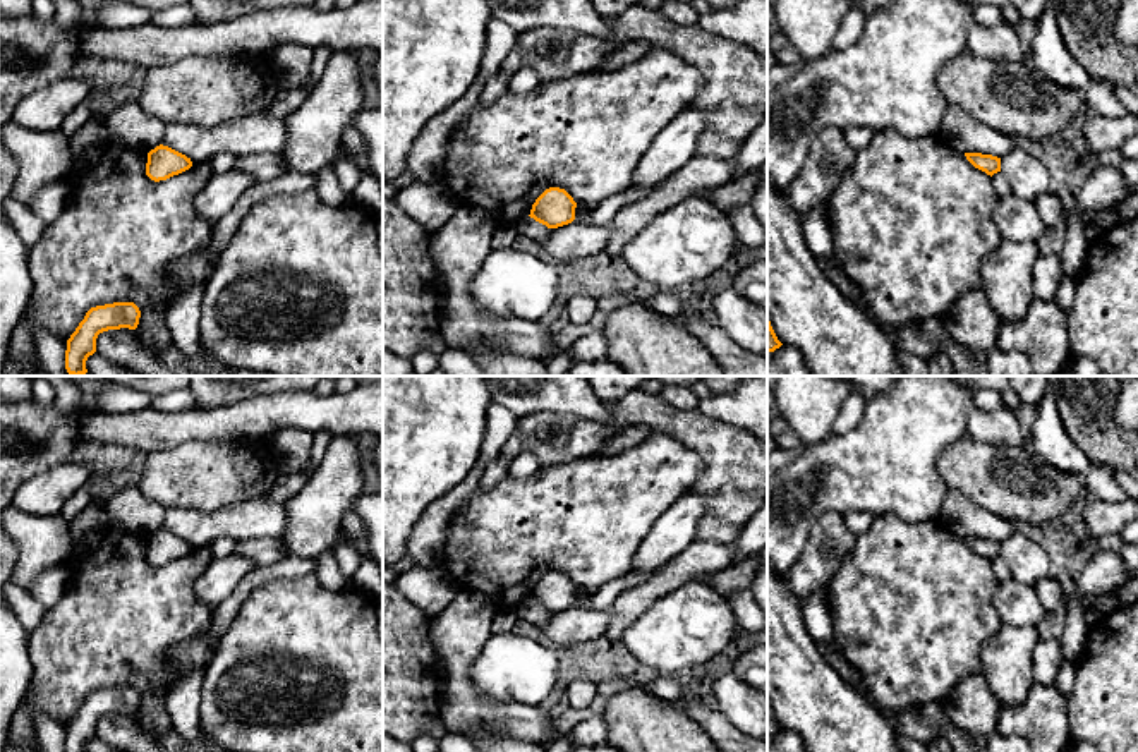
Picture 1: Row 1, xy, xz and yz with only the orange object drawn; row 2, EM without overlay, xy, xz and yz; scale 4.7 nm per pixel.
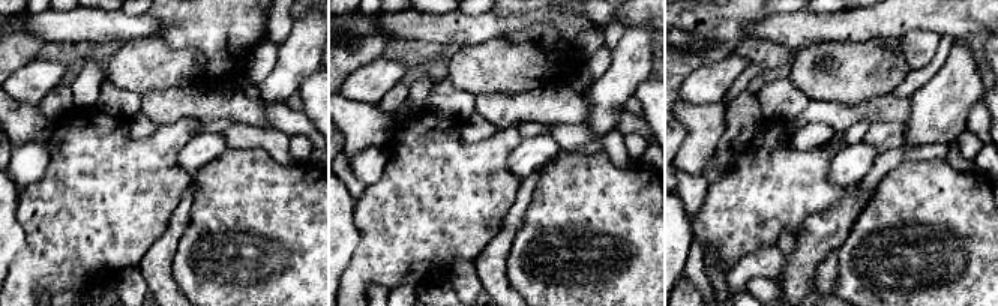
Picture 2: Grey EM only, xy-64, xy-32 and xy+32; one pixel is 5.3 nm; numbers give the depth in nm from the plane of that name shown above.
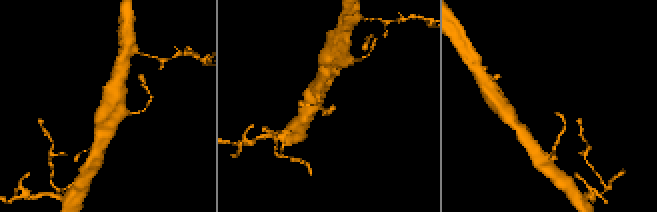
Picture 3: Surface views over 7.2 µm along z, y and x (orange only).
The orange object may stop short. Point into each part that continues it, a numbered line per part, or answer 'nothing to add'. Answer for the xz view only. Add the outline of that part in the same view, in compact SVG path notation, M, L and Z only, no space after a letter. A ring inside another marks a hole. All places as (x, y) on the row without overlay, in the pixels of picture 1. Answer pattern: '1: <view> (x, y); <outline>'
nothing to add

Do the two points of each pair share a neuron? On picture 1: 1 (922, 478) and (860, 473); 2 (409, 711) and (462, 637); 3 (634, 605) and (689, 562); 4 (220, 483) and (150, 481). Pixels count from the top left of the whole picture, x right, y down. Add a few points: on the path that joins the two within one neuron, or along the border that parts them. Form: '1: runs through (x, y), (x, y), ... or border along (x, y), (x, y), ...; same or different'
1: runs through (907, 478), (898, 473), (876, 473); same
2: border along (428, 629), (428, 639), (441, 667), (440, 706); different
3: runs through (647, 593), (675, 574); same
4: runs through (203, 483), (167, 481); same

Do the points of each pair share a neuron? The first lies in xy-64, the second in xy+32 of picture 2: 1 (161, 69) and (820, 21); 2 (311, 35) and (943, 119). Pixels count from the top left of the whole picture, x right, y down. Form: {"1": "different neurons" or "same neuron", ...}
{"1": "different neurons", "2": "same neuron"}

